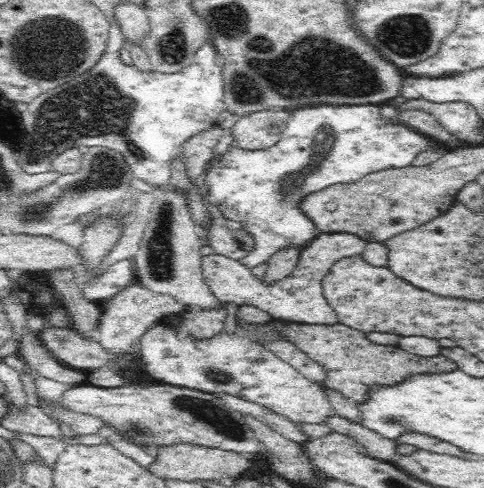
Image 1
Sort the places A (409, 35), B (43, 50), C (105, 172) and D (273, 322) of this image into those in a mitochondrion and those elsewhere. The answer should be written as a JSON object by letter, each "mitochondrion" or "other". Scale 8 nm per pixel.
{"A":"mitochondrion","B":"mitochondrion","C":"mitochondrion","D":"other"}

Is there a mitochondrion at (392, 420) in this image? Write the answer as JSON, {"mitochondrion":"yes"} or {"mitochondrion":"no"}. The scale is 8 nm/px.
{"mitochondrion":"yes"}

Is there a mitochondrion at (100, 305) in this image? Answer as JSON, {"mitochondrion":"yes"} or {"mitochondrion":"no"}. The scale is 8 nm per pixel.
{"mitochondrion":"no"}

